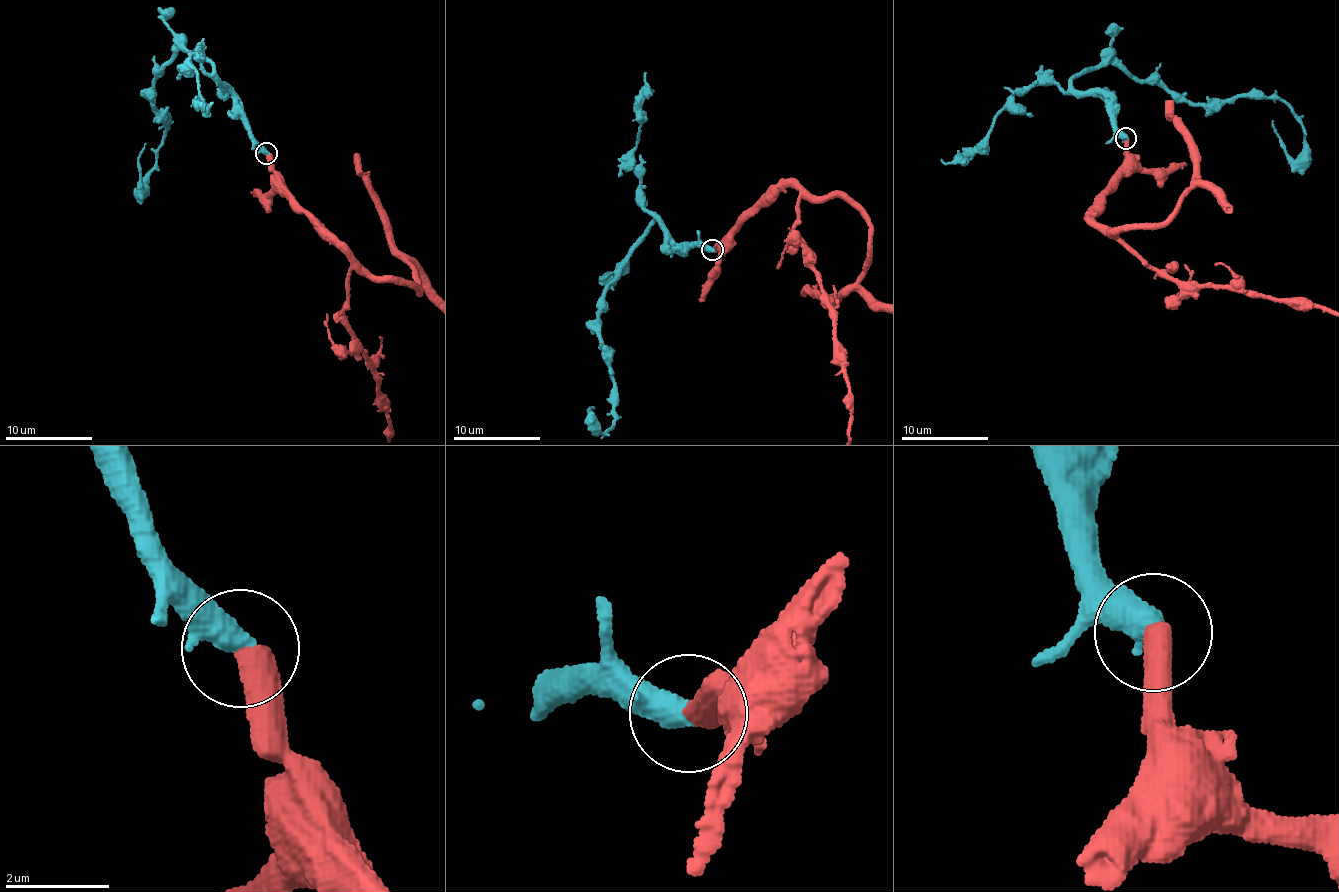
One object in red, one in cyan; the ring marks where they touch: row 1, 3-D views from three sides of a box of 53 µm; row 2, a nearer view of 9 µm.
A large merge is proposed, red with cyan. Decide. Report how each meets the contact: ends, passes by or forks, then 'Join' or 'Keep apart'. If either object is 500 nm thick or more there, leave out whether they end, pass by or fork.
Join

